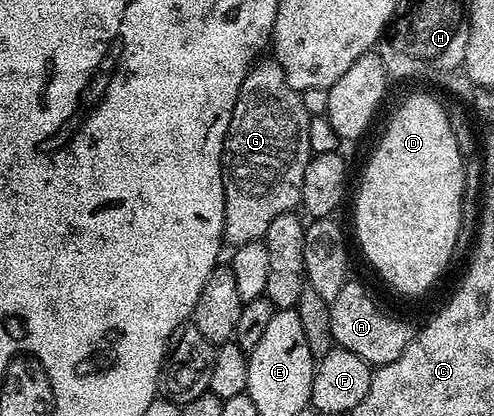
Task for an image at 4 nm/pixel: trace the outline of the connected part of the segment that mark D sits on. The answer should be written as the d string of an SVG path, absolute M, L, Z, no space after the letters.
M412 96L392 116L384 137L376 144L372 157L364 164L364 173L360 176L360 189L356 192L356 240L364 251L364 256L376 267L376 272L392 288L405 292L408 296L416 296L424 292L444 272L444 267L452 260L456 252L456 243L462 231L462 202L464 201L464 159L458 150L458 142L454 138L452 123L448 120L447 107L439 104L432 96Z

